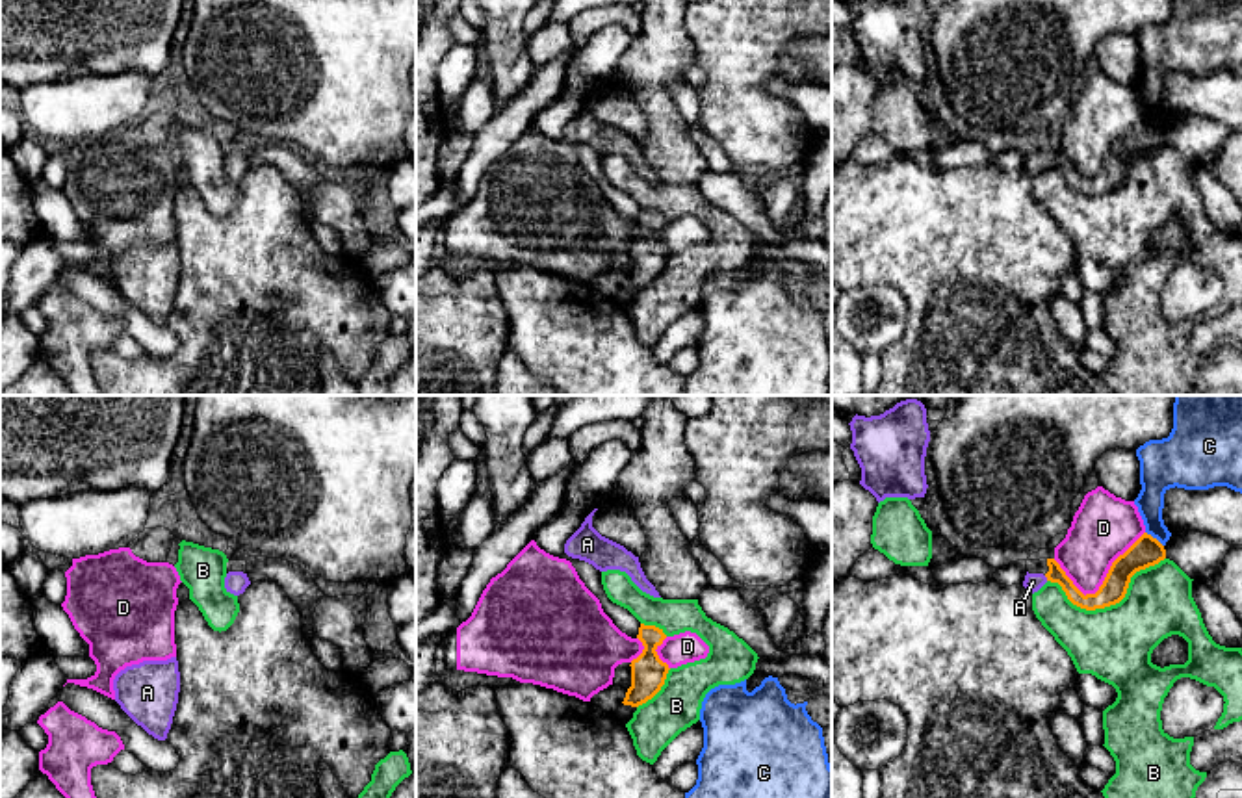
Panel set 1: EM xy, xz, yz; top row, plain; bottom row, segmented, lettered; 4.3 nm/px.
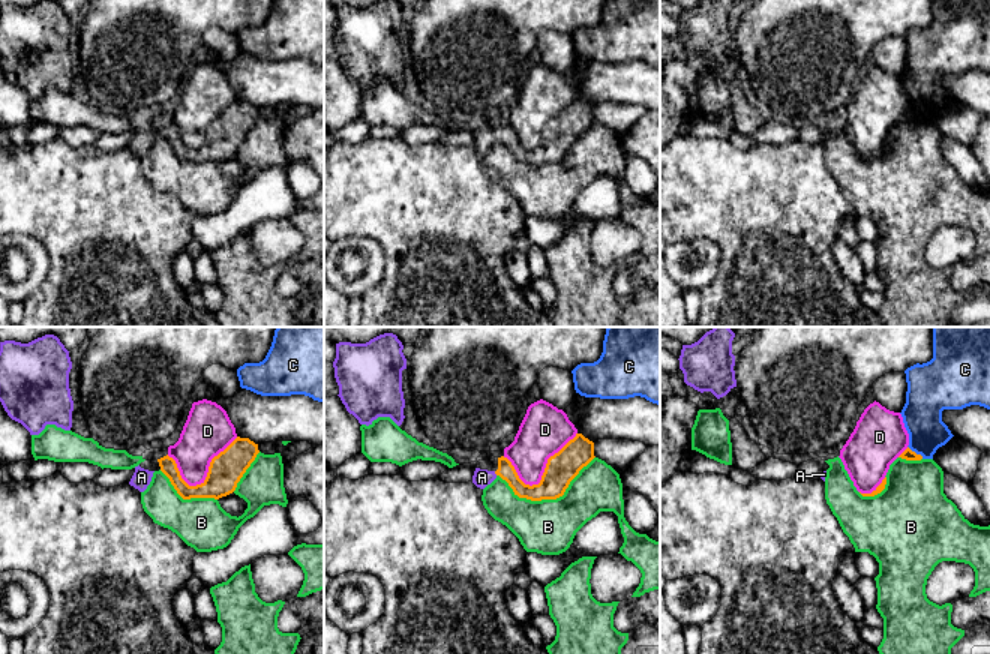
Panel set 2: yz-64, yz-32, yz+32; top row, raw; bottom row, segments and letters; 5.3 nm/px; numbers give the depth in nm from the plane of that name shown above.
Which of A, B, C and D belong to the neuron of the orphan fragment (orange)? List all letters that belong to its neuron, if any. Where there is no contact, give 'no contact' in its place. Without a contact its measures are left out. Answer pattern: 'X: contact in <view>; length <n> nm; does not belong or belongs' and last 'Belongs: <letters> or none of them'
A: contact in yz; length 30 nm; belongs
B: contact in yz; length 500 nm; does not belong
C: contact in yz; length 100 nm; does not belong
D: contact in yz; length 420 nm; does not belong
Belongs: A

